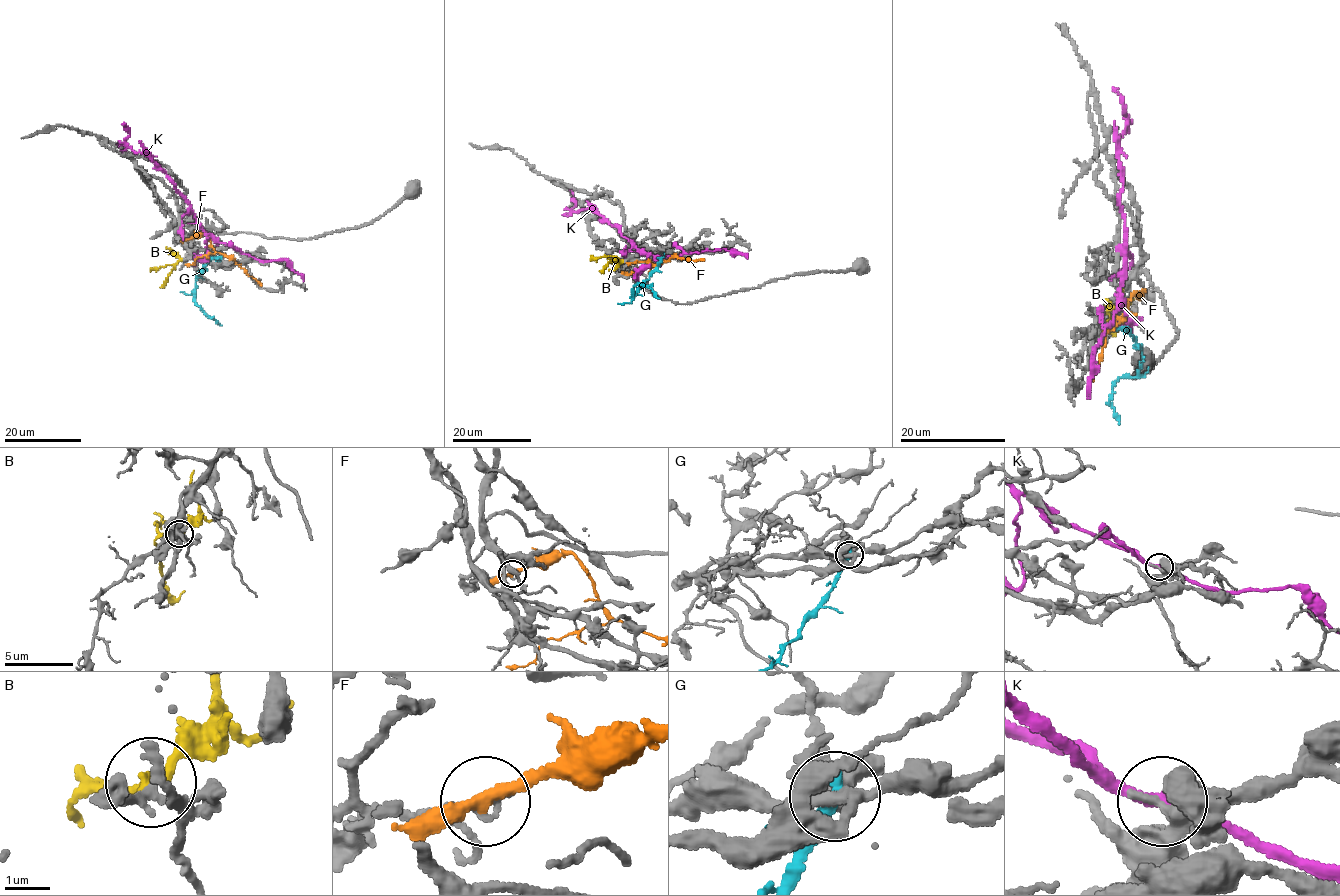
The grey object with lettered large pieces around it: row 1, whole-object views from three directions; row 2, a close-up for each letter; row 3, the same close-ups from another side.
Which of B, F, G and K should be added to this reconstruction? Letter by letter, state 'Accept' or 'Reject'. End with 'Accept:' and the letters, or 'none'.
B: Accept
F: Reject
G: Reject
K: Reject
Accept: B

